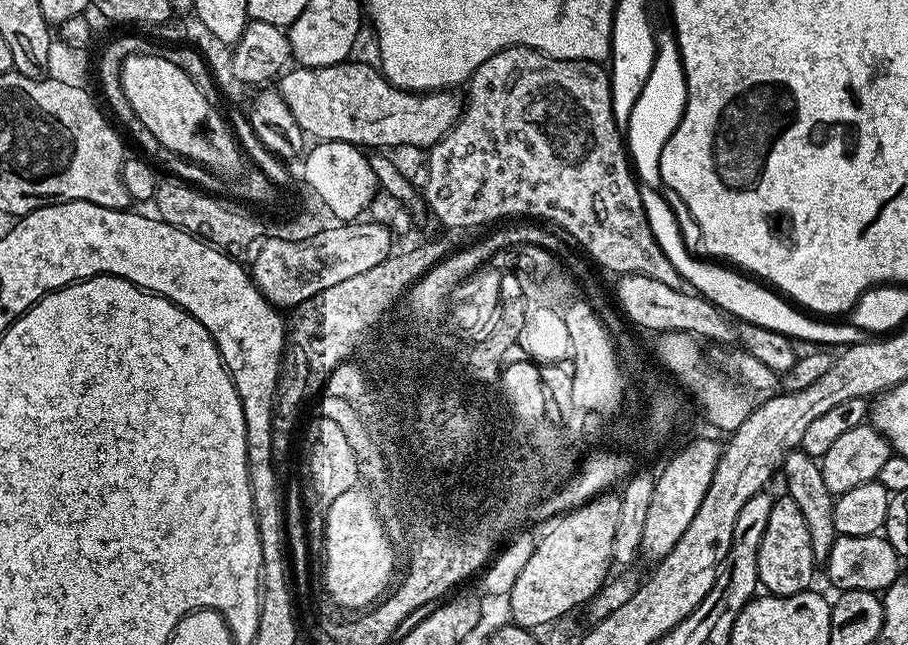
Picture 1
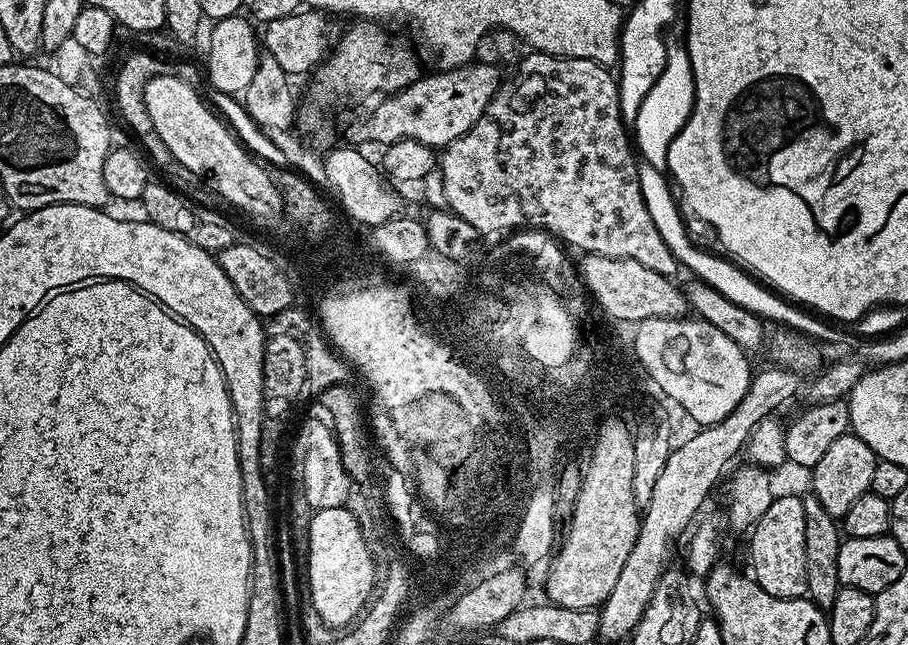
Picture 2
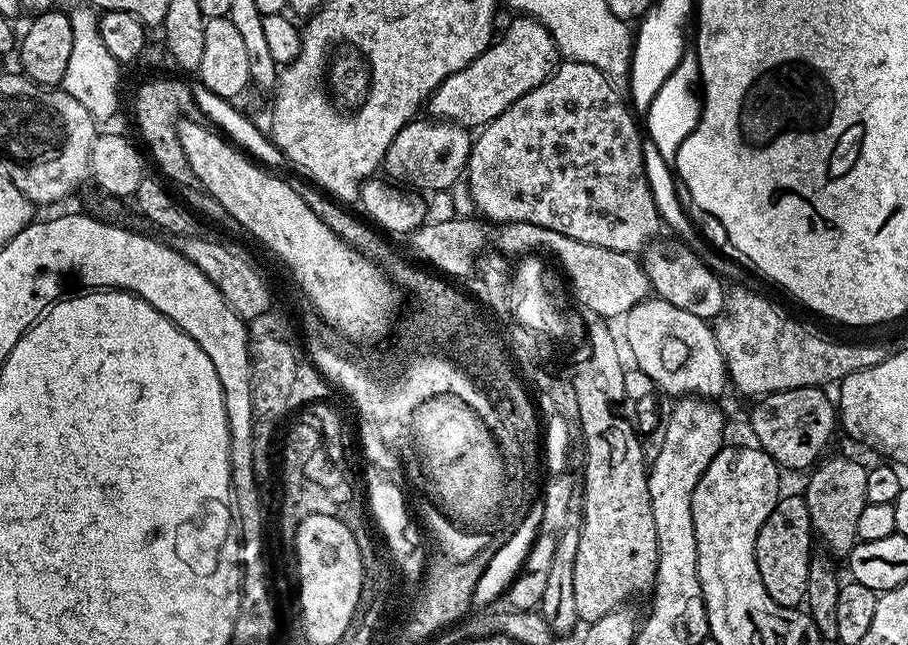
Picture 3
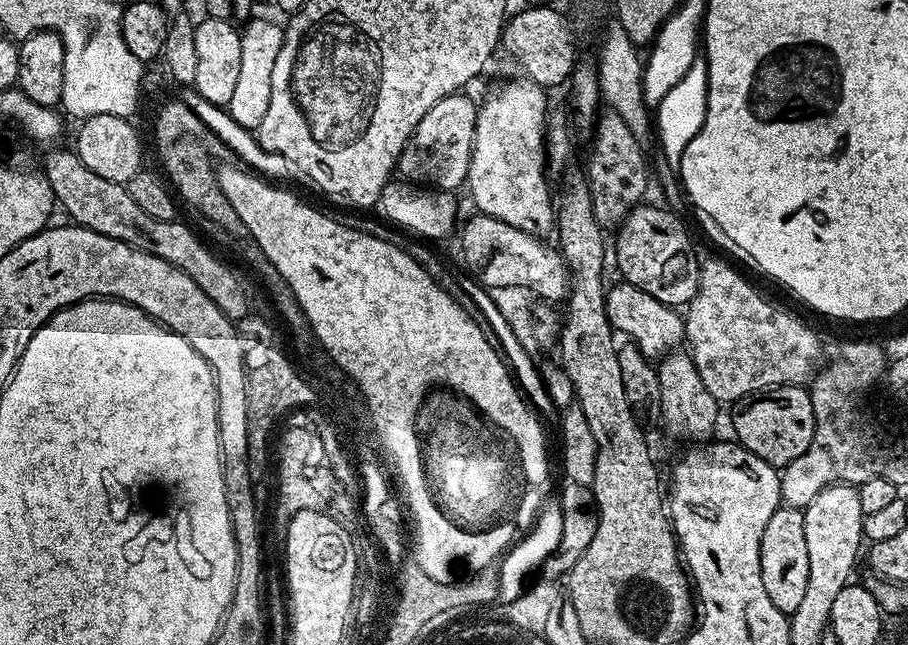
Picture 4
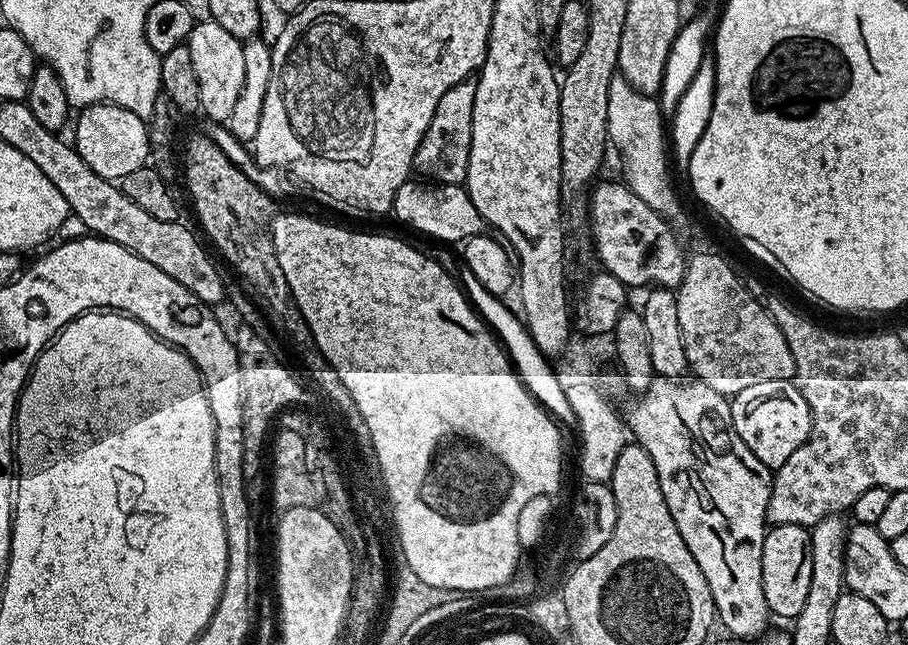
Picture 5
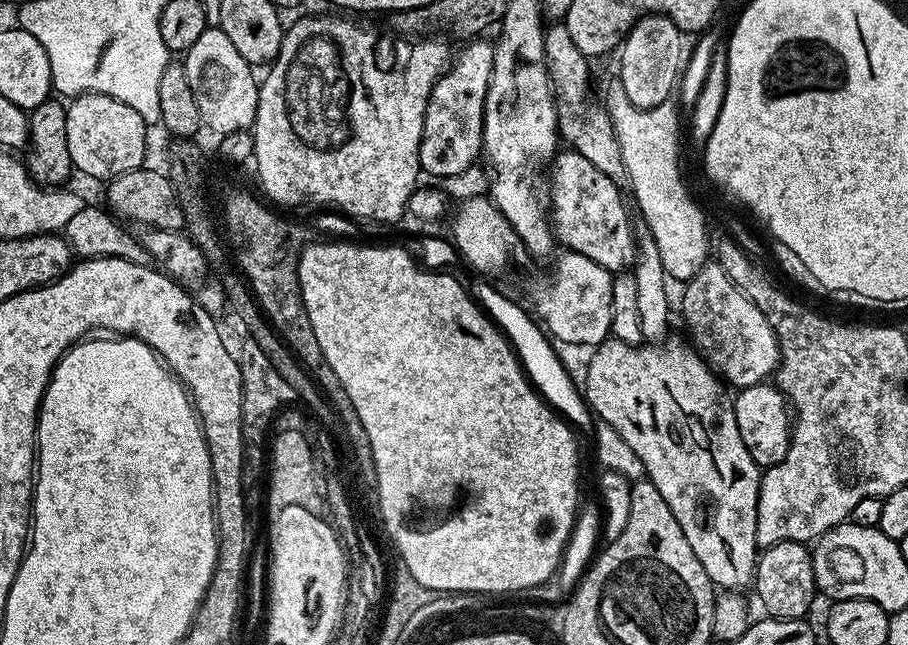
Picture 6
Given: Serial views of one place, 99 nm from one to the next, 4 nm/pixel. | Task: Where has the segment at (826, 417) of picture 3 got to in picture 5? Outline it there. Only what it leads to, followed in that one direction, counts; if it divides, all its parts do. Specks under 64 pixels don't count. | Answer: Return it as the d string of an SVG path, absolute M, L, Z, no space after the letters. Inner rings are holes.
M771 380L757 382L755 386L746 386L737 396L731 397L732 421L734 430L738 430L738 438L746 442L750 454L758 458L770 469L781 468L808 440L812 429L810 406L806 406L806 398L802 398L792 380Z

